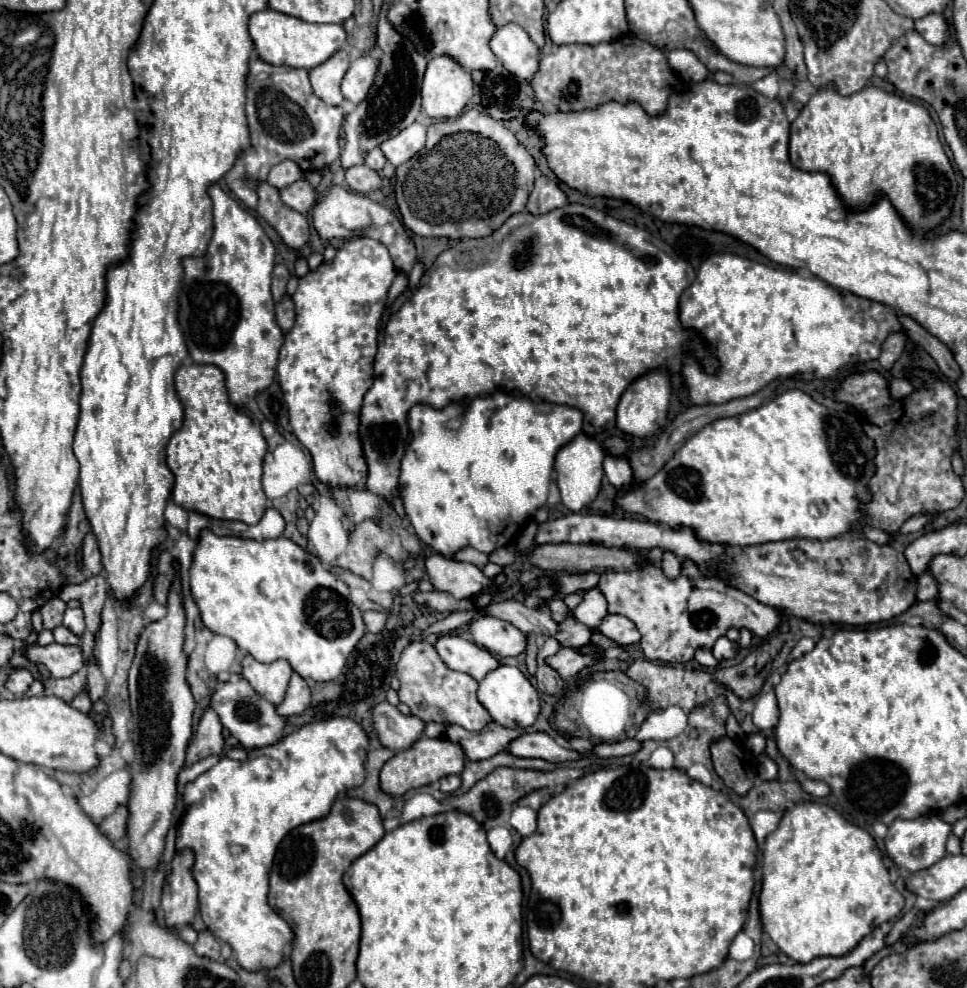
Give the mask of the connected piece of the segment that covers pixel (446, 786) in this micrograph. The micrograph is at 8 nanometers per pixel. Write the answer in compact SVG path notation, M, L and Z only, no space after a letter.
M447 775L447 777L443 777L439 781L439 785L441 785L439 789L443 793L453 793L453 791L457 791L461 787L461 775Z

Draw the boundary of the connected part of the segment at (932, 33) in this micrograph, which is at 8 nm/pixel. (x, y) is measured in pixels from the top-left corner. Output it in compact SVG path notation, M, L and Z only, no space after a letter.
M937 13L917 19L915 31L919 31L923 35L923 39L931 45L943 45L949 39L949 23L943 15L937 15Z

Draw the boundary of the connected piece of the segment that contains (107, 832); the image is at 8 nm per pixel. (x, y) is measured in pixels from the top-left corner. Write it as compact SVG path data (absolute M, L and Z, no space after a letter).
M119 805L115 809L115 813L111 813L109 817L103 819L103 823L99 825L101 833L105 837L109 837L113 843L117 841L123 841L125 835L127 835L127 807L125 805Z

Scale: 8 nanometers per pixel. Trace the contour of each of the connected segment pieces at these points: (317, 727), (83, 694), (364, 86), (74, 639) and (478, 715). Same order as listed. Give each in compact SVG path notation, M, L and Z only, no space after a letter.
M337 717L337 719L329 719L329 721L321 721L321 723L309 723L305 727L301 727L303 731L293 731L291 735L283 737L279 743L275 745L269 745L265 749L255 749L249 753L249 759L247 761L235 761L229 757L222 757L219 762L211 769L207 770L195 781L191 781L185 791L183 791L183 801L185 801L185 813L181 817L181 823L177 827L177 849L183 849L183 847L191 847L193 853L195 853L195 865L193 865L193 877L199 885L199 911L201 911L201 917L205 921L205 925L211 929L211 933L217 937L217 939L223 939L225 943L229 943L233 947L233 957L237 959L237 963L245 969L245 971L259 971L259 969L275 969L279 963L283 963L285 959L285 947L291 945L291 939L295 937L289 923L269 907L267 903L267 893L269 893L269 871L271 871L271 863L273 863L273 857L275 857L275 851L281 843L281 839L295 827L303 825L303 823L309 823L309 821L315 821L315 819L321 819L323 815L327 815L327 811L331 809L331 803L335 801L335 797L345 791L345 789L351 789L351 787L359 787L359 783L363 783L365 779L365 757L367 757L367 745L369 745L369 739L365 735L365 731L353 721L353 719L347 719L347 717Z
M79 691L79 695L75 695L75 699L71 701L71 707L79 709L79 711L83 711L83 713L91 711L93 703L91 703L91 699L89 699L89 693L87 693L87 691Z
M369 55L355 59L341 83L341 93L345 101L359 105L367 97L367 91L375 81L375 71L377 71L377 59Z
M55 627L53 629L53 637L55 637L55 641L57 643L69 643L69 645L79 645L79 637L77 635L73 635L69 629L65 629L65 627Z
M413 641L405 647L399 663L397 677L401 681L399 699L411 713L423 721L437 721L445 725L461 725L467 731L481 731L491 719L489 711L477 701L477 681L467 673L457 673L445 667L433 645L427 641Z

